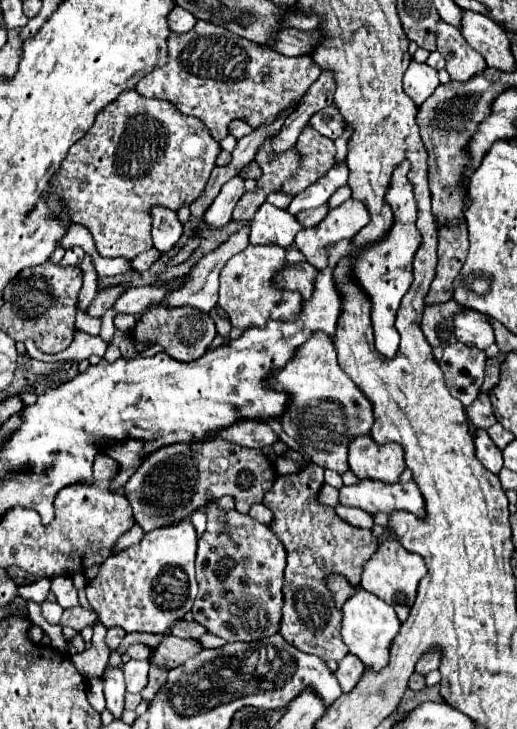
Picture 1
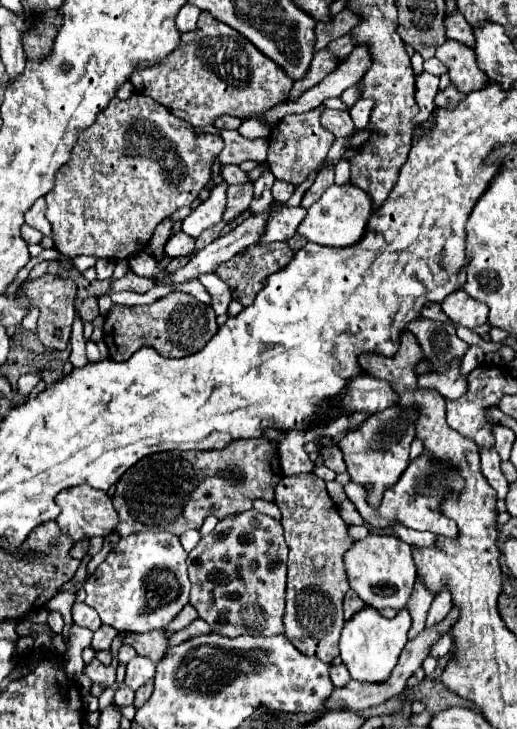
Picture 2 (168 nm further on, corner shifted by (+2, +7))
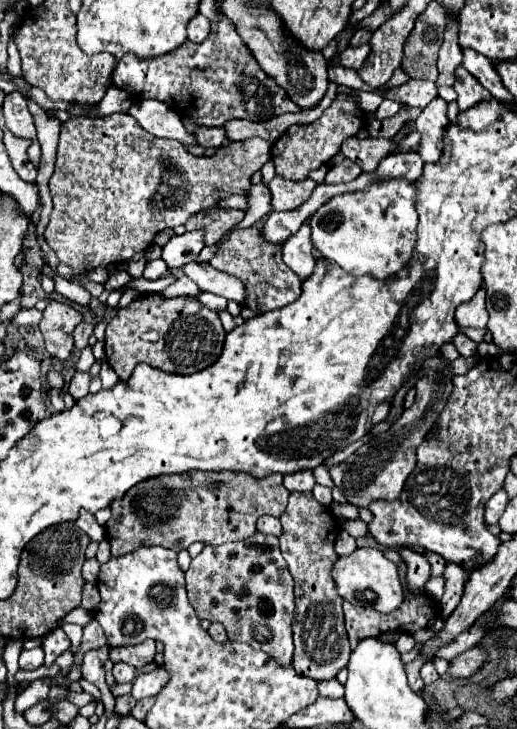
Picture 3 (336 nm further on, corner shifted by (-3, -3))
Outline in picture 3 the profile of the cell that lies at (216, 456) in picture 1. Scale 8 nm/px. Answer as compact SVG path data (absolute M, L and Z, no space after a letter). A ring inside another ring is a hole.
M189 472L189 474L151 478L133 486L133 490L125 494L125 498L109 504L111 518L105 524L107 540L111 544L113 556L131 554L141 546L165 546L173 552L179 552L179 550L187 550L193 542L203 542L213 546L225 542L237 542L255 534L255 524L259 516L269 514L279 518L285 512L287 498L289 498L289 490L285 490L281 474L271 474L269 478L261 478L261 480L255 480L247 474L233 474L233 472Z

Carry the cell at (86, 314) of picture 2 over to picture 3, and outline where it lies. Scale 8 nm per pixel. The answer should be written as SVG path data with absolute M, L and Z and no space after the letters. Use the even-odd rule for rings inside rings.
M81 322L77 328L75 328L75 348L77 350L83 350L89 346L89 336L93 334L93 324L87 324L87 322Z

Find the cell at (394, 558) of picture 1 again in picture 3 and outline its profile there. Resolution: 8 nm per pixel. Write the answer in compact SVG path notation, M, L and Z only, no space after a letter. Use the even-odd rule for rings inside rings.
M357 548L349 556L339 556L333 564L333 582L337 586L337 594L341 594L341 598L351 602L353 606L391 612L403 602L397 566L389 562L377 548Z

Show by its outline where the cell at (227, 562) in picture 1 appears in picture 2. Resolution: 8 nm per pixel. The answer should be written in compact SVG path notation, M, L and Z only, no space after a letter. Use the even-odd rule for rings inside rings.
M240 512L236 516L226 516L216 524L216 528L206 534L198 546L188 554L188 572L190 572L190 604L198 610L198 616L208 622L212 632L222 636L276 636L284 632L282 614L284 614L284 592L287 583L288 546L284 542L282 524L256 512Z

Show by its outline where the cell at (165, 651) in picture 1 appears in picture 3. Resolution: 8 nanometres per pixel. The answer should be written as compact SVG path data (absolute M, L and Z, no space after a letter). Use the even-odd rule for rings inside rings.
M145 640L135 646L111 646L109 648L109 660L111 662L125 662L135 668L143 668L151 664L155 658L155 642Z

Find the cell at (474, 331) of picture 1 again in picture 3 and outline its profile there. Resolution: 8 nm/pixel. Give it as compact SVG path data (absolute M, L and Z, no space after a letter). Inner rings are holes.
M485 284L479 292L465 304L457 306L455 312L459 328L485 328L487 326L487 310L485 310Z

